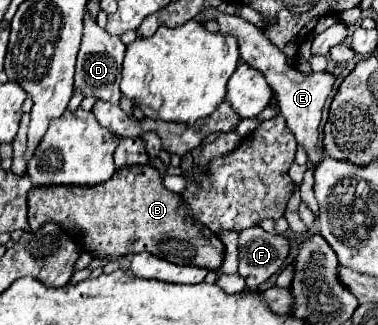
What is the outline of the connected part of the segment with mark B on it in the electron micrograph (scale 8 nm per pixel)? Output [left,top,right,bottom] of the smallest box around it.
[27,164,223,270]

